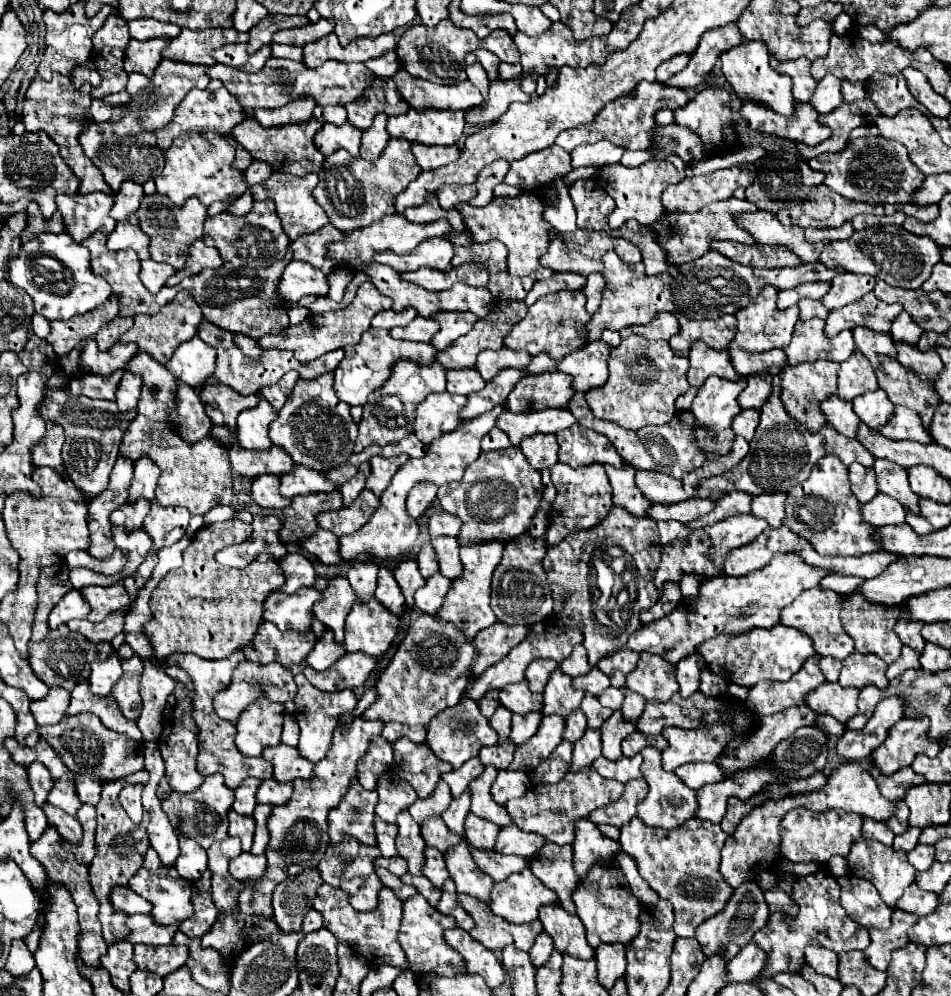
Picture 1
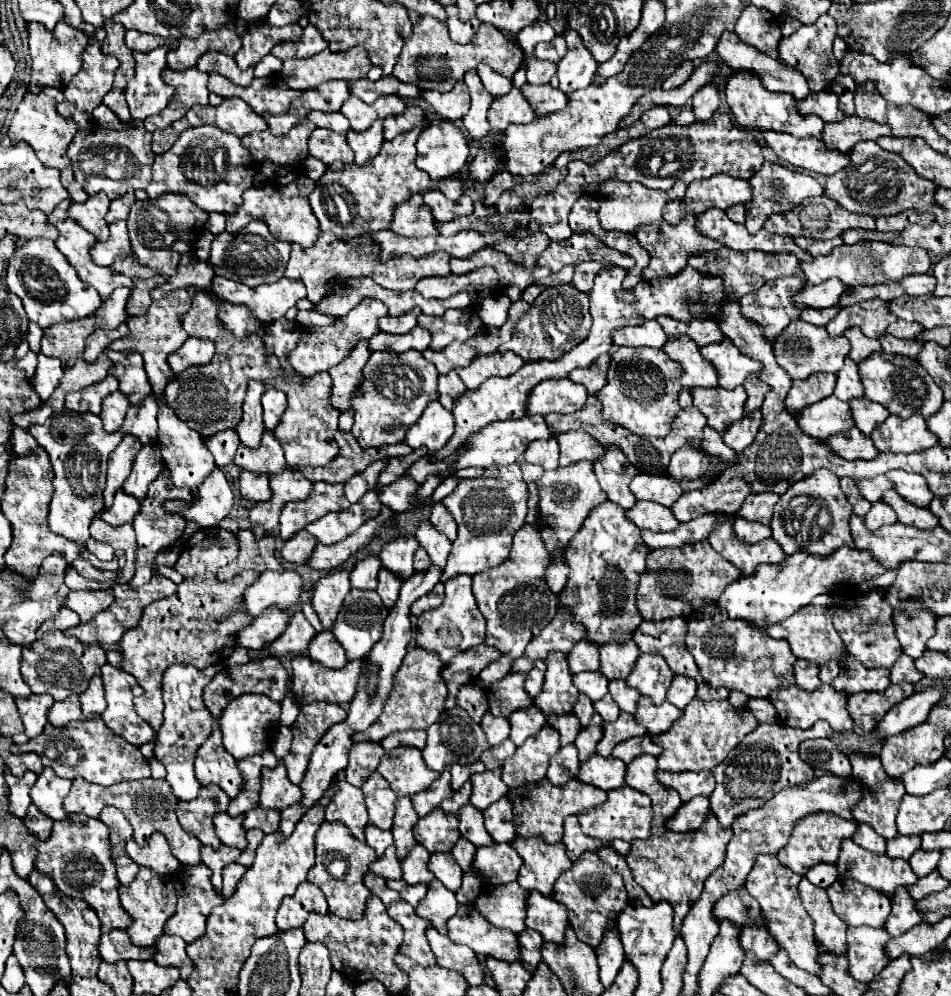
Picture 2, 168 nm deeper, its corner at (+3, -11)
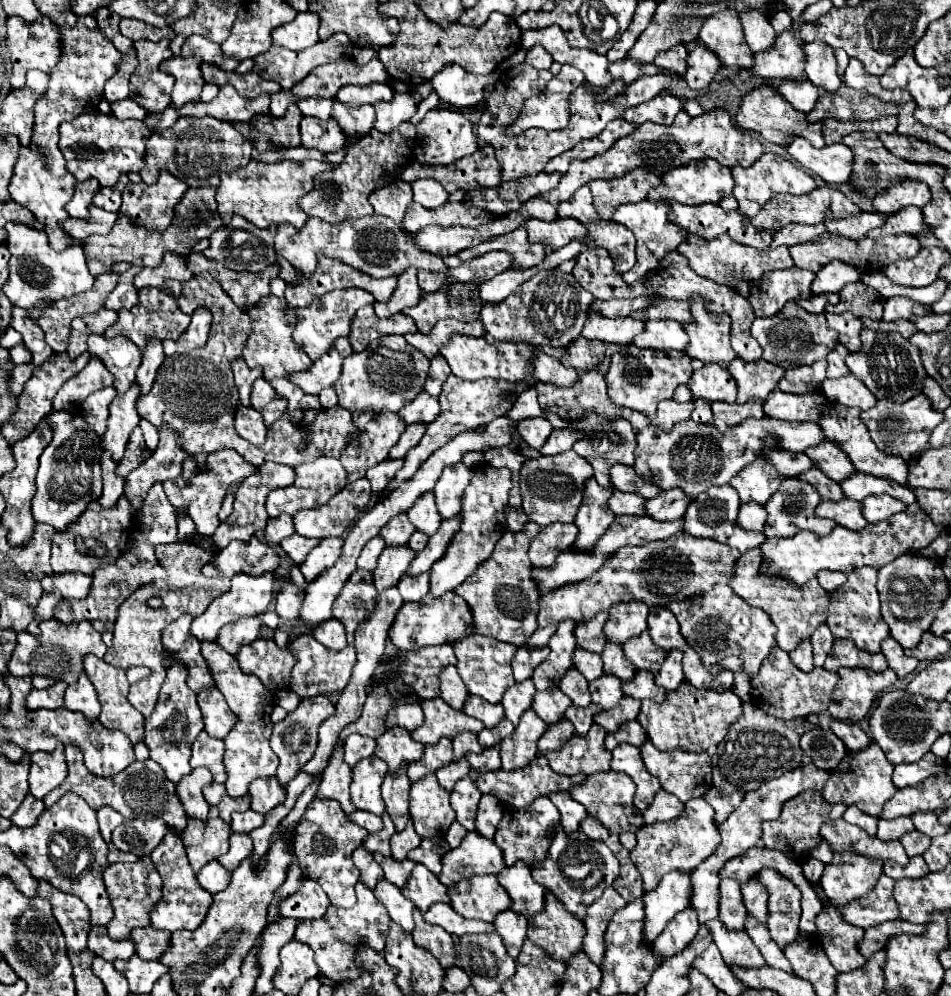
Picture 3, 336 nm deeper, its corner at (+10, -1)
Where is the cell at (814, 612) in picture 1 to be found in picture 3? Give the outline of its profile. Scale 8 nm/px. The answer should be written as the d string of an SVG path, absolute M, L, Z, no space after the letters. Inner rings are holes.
M751 549L745 555L739 557L737 565L735 565L735 577L731 579L731 589L745 599L749 605L763 609L773 625L777 627L777 643L783 651L791 651L799 645L799 641L805 641L813 635L813 631L825 623L827 619L827 605L829 605L829 597L811 597L807 595L801 587L795 589L795 585L789 585L787 581L749 581L749 577L759 577L759 565L761 565L761 551L759 549Z

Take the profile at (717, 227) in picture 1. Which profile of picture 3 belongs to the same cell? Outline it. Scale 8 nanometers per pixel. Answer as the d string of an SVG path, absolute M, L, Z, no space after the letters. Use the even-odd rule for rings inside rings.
M641 201L641 203L627 203L627 205L619 205L619 209L613 213L611 217L613 221L625 225L629 231L633 231L635 239L637 239L637 263L631 271L627 271L623 275L623 279L631 285L635 281L639 281L645 273L649 273L651 269L655 269L655 265L659 265L659 261L671 251L677 249L685 239L687 239L687 231L679 229L679 225L671 223L667 219L667 203L651 203L651 201Z

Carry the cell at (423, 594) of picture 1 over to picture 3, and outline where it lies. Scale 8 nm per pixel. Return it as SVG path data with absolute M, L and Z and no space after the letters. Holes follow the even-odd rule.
M403 575L397 589L403 601L421 601L429 593L429 579L427 575L419 575L419 577Z

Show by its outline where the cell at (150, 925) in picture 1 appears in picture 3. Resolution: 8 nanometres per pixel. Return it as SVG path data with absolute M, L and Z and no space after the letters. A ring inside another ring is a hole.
M91 927L87 947L105 961L113 961L113 957L127 959L135 953L135 945L131 941L113 941L111 937L107 937L105 927Z

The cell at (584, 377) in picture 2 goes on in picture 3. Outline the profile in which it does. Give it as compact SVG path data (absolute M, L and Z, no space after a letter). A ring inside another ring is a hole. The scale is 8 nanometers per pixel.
M579 337L569 347L571 347L569 355L563 357L561 363L577 371L591 371L599 363L599 355L601 355L599 347L605 347L605 345L603 341L589 341L585 337Z

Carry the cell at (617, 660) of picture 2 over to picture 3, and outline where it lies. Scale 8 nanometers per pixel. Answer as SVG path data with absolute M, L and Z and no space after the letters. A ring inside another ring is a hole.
M631 601L631 603L619 603L609 609L609 619L605 623L603 635L609 643L623 645L631 637L637 637L647 629L647 605Z

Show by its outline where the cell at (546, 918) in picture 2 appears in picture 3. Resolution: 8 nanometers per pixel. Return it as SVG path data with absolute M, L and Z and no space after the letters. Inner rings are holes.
M517 861L511 867L505 867L499 875L499 883L507 889L513 899L511 909L519 915L531 919L535 913L543 911L545 905L545 889L543 885L535 883L531 877L531 867Z

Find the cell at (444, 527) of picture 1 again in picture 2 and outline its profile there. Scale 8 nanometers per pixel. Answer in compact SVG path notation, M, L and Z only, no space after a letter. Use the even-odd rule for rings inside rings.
M438 501L438 503L434 503L434 505L432 505L430 521L434 523L434 527L438 527L438 531L446 533L446 537L448 537L450 541L454 541L454 539L456 539L456 521L454 521L452 513L444 507L444 503L442 503L442 501Z

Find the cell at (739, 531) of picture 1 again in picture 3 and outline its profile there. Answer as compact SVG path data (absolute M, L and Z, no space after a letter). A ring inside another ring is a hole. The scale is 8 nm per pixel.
M741 505L737 515L737 525L747 531L763 531L767 511L763 505Z

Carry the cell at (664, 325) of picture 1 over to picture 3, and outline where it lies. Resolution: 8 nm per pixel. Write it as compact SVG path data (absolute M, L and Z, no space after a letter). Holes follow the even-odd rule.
M589 315L585 327L583 327L583 337L587 339L601 339L607 343L621 343L627 345L631 343L639 333L643 333L645 323L637 321L633 317L619 317L619 319L607 319L601 315Z

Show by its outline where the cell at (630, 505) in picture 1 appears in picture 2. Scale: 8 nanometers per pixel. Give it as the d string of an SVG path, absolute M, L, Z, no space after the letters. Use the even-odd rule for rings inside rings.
M614 445L606 449L604 457L594 461L594 473L598 477L600 487L604 489L610 501L618 503L624 509L630 509L636 503L628 485L630 485L630 479L638 475L638 471L640 469L634 463L630 463L626 455Z

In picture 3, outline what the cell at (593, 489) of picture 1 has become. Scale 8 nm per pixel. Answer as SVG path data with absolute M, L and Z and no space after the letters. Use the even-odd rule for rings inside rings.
M573 449L559 455L541 455L539 459L525 461L521 467L523 511L529 515L531 521L539 523L541 527L551 523L573 523L583 497L583 485L589 477L593 477L591 465Z

